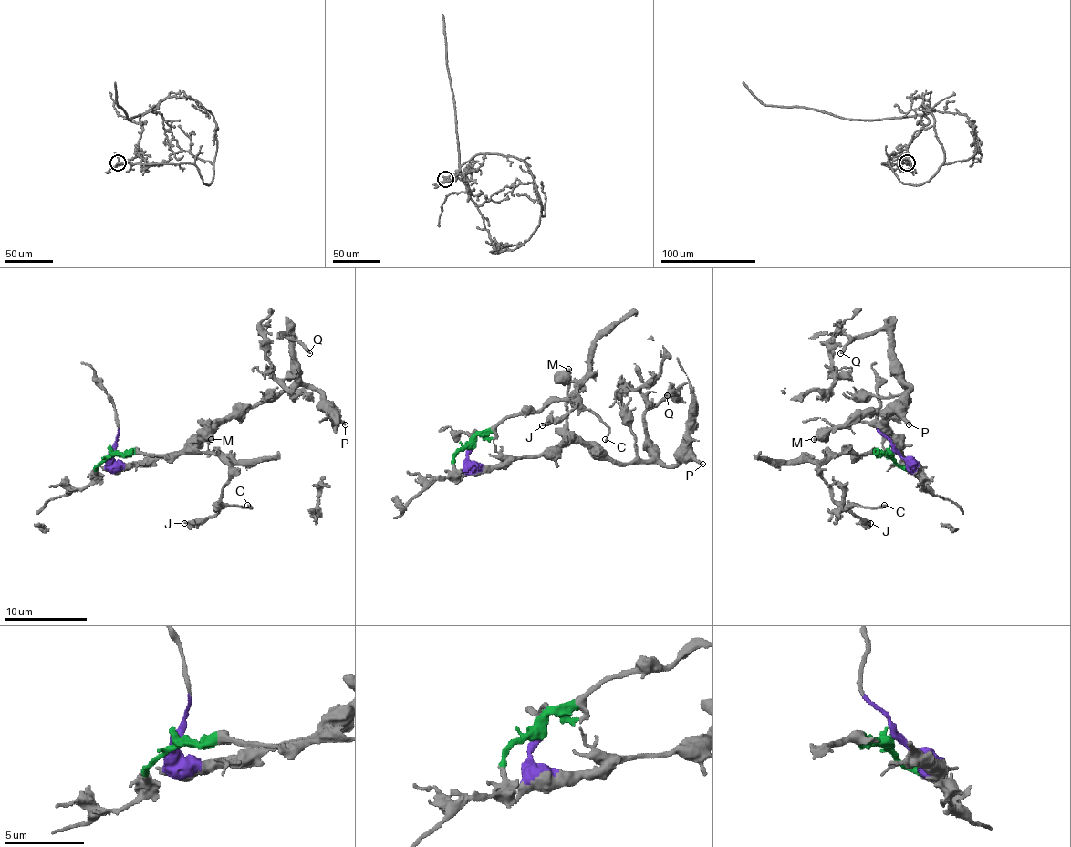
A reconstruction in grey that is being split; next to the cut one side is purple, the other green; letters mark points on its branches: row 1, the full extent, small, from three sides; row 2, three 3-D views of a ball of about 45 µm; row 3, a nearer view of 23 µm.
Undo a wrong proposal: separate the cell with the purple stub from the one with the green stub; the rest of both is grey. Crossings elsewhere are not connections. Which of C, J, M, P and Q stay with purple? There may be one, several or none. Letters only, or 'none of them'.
M, P, Q

